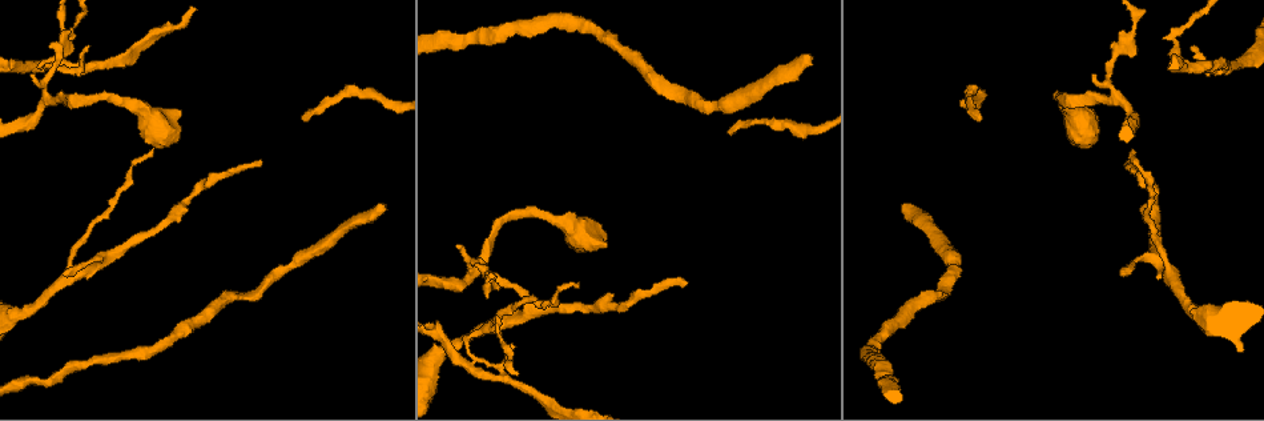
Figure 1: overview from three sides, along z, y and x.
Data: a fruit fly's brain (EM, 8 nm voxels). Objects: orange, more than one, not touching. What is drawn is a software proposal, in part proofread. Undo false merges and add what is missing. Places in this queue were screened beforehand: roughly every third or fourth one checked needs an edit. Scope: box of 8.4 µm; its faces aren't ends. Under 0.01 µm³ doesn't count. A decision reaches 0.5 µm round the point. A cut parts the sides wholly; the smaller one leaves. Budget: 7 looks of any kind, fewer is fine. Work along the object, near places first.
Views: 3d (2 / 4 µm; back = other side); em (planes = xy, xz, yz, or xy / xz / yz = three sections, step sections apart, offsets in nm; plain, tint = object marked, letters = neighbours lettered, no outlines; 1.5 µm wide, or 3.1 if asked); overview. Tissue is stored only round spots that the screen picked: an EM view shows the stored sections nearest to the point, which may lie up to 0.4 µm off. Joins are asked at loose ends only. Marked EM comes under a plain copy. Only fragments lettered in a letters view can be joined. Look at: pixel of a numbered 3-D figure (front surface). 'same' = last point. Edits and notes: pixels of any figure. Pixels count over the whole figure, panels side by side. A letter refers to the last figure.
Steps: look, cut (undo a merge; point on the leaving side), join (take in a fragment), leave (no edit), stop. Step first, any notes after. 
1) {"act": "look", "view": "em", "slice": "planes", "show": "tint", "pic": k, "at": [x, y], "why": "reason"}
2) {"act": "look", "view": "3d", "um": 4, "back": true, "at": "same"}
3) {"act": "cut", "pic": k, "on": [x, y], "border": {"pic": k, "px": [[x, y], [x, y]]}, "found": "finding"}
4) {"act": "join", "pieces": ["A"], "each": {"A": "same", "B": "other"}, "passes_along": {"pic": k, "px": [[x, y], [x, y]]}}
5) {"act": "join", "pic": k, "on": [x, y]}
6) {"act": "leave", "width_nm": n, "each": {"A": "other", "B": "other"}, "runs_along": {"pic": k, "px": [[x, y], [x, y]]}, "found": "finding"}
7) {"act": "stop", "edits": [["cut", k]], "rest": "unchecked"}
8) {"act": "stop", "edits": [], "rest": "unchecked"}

{"act": "look", "view": "em", "slice": "yz", "step": 4, "show": "letters", "pic": 1, "at": [384, 211], "why": "end of a long branch"}

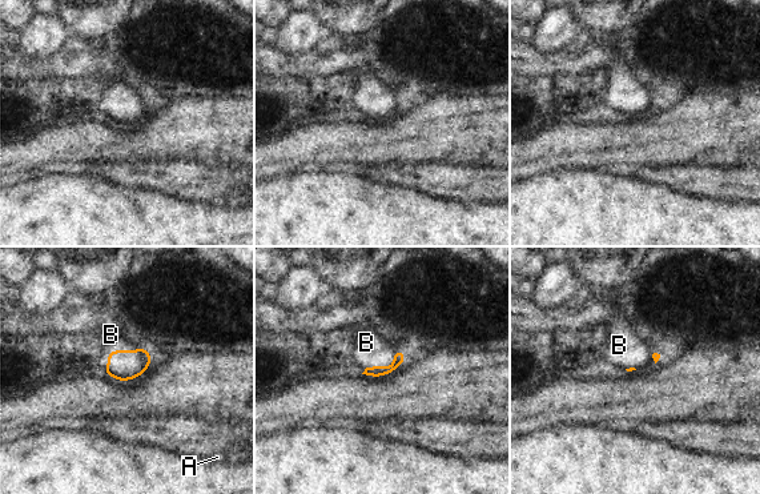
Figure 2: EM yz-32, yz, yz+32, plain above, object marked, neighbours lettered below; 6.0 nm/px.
{"act": "look", "view": "em", "slice": "planes", "show": "letters", "at": "same", "why": "cut it another way"}

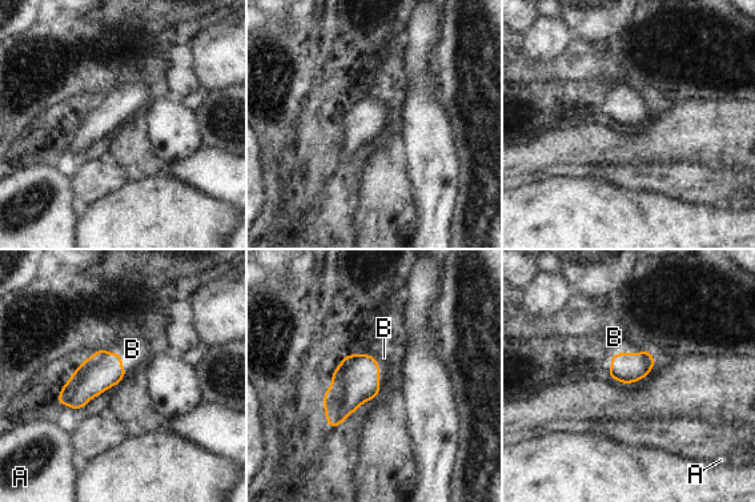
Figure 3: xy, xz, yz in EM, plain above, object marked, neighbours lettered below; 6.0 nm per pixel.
{"act": "join", "pieces": ["B"], "each": {"A": "other", "B": "same"}, "passes_along": {"pic": 3, "px": [[626, 368], [619, 353], [614, 337]]}, "found": "the neuron continues"}

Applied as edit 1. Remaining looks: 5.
{"act": "look", "view": "em", "slice": "xz", "step": 8, "show": "letters", "pic": 1, "at": [460, 244]}

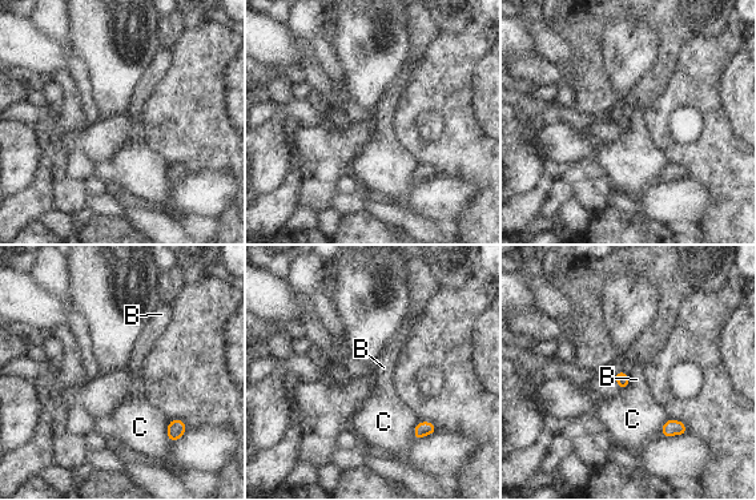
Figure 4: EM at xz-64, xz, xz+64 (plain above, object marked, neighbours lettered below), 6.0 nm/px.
{"act": "look", "view": "em", "slice": "planes", "show": "letters", "at": "same"}

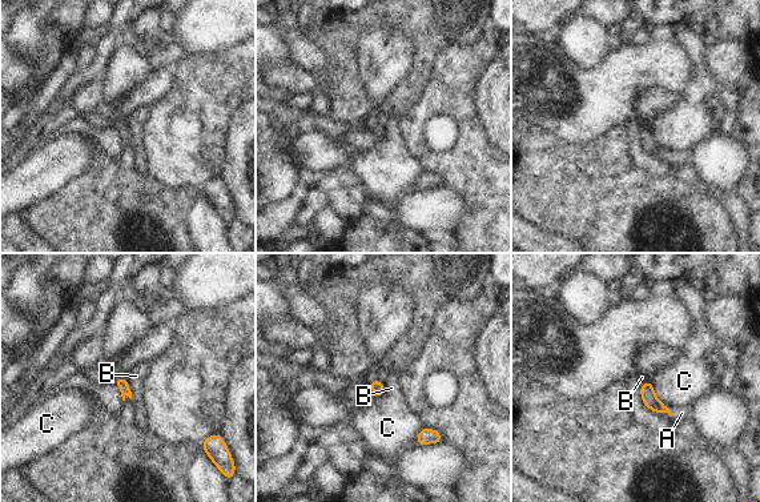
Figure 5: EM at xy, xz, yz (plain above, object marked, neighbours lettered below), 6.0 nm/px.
{"act": "leave", "each": {"A": "other", "B": "other", "C": "other"}, "border": {"pic": 5, "px": [[125, 377], [132, 398]]}, "found": "no lettered fragment goes on from it"}

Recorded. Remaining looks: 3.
{"act": "look", "view": "em", "slice": "planes", "show": "letters", "pic": 1, "at": [33, 66], "why": "abrupt turn"}

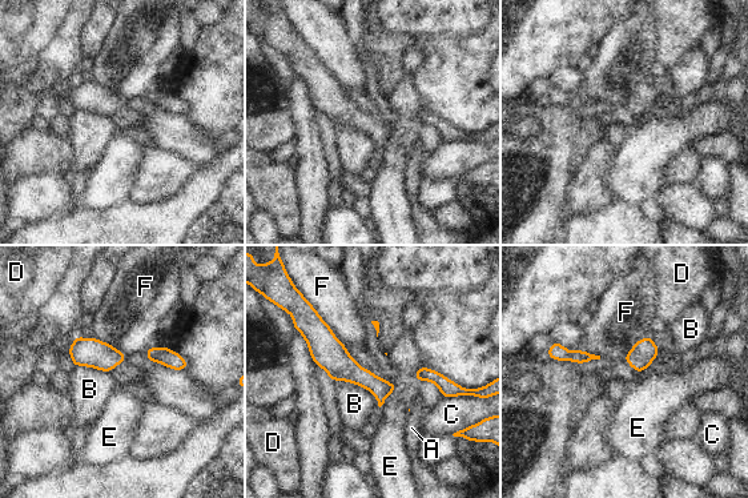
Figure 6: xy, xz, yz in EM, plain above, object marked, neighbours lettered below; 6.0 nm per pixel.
{"act": "leave", "longest_contact_nm": ["F", 400], "each": {"A": "other", "B": "other", "C": "other", "D": "other", "E": "other", "F": "other"}, "border": {"pic": 6, "px": [[304, 294], [333, 333], [345, 344]]}, "found": "continuous, no second neuron"}

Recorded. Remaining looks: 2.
{"act": "stop", "edits": [["join", 3]], "rest": "unchecked"}

